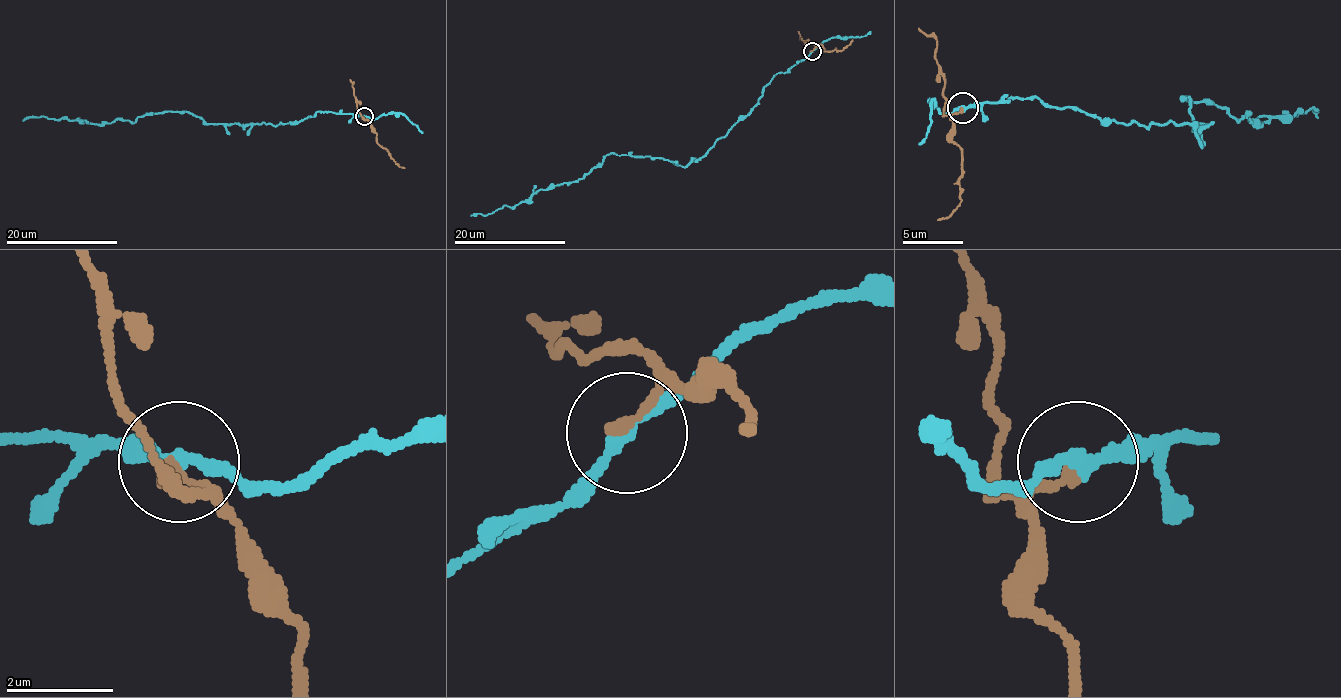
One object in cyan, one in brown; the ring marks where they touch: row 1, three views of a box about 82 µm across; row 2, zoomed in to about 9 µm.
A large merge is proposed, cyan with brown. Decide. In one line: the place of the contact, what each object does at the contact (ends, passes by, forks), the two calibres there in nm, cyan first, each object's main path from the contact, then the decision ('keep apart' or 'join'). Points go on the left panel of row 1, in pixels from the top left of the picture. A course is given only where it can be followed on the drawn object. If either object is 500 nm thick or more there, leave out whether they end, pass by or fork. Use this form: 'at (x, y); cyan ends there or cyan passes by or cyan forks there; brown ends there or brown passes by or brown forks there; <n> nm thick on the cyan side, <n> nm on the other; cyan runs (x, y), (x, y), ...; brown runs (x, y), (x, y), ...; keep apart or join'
at (364, 116); cyan passes by; brown ends there; 240 nm thick on the cyan side, 280 nm on the other; cyan runs (363, 116), (317, 112), (275, 126), (211, 124), (187, 112), (146, 113), (134, 123), (42, 116), (23, 121); brown runs (363, 116), (376, 134), (376, 141), (404, 168); keep apart

